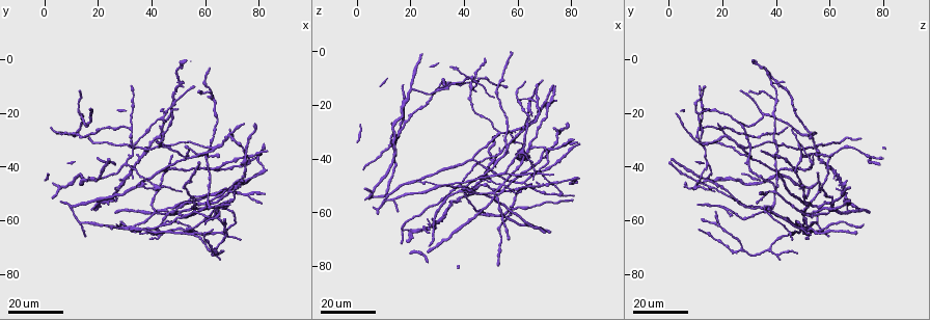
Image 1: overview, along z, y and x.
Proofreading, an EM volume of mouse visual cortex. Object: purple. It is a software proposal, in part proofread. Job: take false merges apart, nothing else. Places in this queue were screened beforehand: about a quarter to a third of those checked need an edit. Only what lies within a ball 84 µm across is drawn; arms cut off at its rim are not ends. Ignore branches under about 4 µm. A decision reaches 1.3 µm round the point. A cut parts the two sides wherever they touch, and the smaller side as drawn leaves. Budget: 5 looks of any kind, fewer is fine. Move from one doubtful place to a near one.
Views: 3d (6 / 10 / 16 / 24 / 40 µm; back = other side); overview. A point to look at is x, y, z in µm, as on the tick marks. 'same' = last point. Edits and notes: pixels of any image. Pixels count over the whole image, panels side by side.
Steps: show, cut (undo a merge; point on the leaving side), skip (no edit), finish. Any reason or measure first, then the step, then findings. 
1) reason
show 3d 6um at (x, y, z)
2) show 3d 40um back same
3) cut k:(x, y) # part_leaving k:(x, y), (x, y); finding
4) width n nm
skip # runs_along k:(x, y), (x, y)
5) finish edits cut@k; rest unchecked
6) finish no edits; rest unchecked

two arms in line, one across
show 3d 16um at (34, 33, 13)

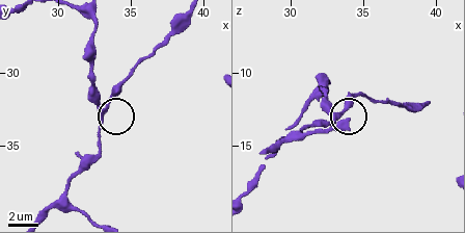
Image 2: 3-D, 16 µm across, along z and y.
closer look
show 3d 6um at (33.0, 32.4, 12.8)

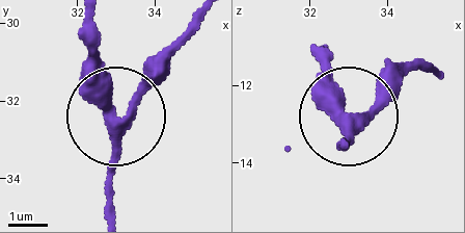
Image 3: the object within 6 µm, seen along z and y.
arms 3
skip # runs_along 3:(345, 146), (348, 120), (367, 112), (420, 59); continuous, no second neuron

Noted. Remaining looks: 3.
three-way junction
show 3d 16um at (31, 39, 15)

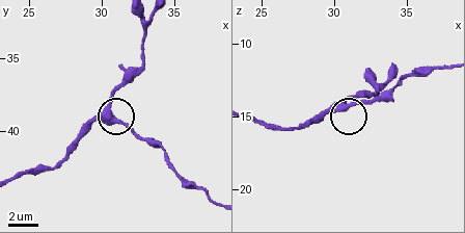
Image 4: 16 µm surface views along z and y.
show 3d 10um at (30.2, 38.6, 14.2)

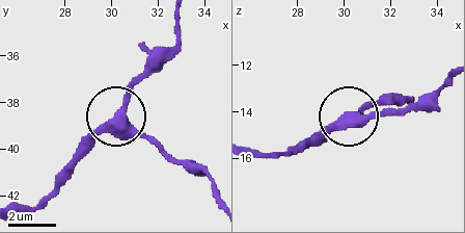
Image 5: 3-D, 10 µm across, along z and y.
arms 3
skip # runs_along 5:(446, 83), (405, 107), (339, 115), (311, 141); continuous, no second neuron

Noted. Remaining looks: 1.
finish no edits; rest unchecked

